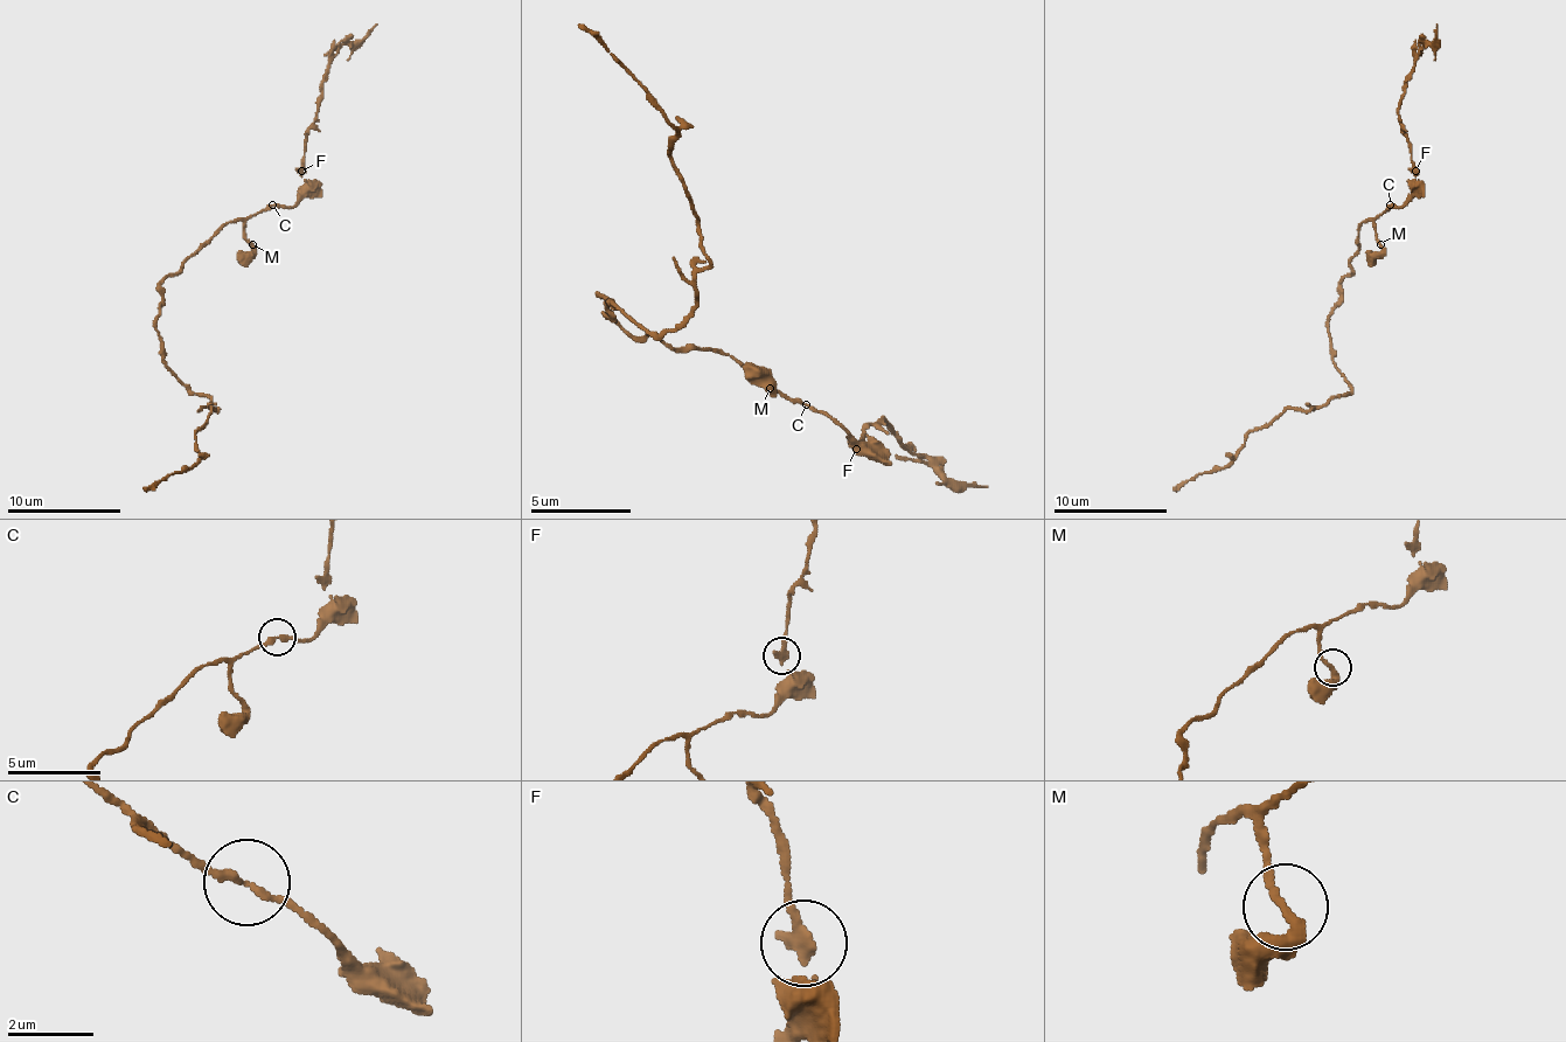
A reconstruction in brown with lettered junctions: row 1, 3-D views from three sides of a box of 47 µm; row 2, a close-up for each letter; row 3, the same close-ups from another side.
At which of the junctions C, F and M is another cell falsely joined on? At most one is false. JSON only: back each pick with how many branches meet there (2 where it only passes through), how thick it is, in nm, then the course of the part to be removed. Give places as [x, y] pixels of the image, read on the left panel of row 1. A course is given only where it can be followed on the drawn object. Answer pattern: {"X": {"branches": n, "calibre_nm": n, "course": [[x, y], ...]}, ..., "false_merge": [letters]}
{"F": {"branches": 2, "calibre_nm": 240, "course": [[300, 171], [306, 133], [314, 119], [320, 82], [329, 58], [343, 44], [363, 39], [377, 25]]}, "false_merge": ["F"]}

